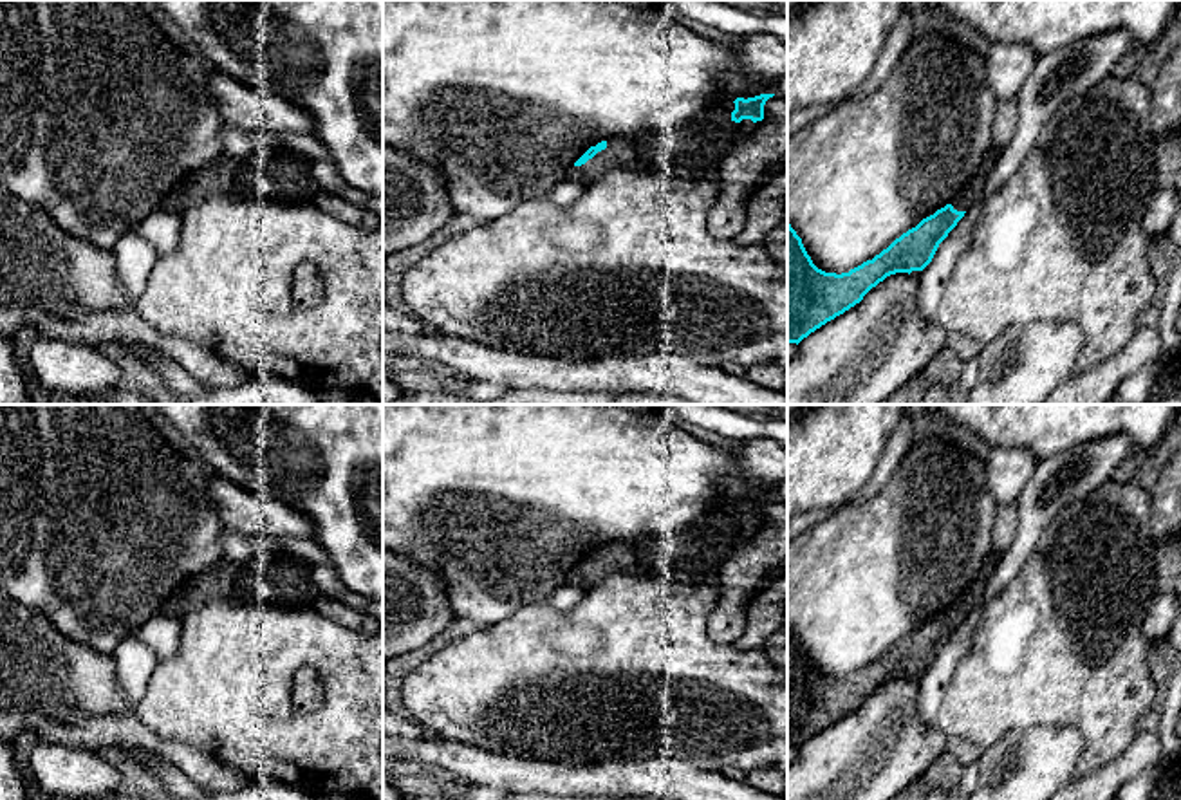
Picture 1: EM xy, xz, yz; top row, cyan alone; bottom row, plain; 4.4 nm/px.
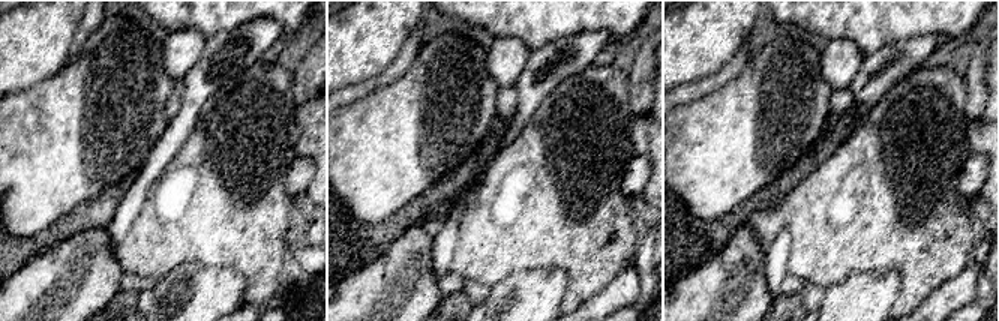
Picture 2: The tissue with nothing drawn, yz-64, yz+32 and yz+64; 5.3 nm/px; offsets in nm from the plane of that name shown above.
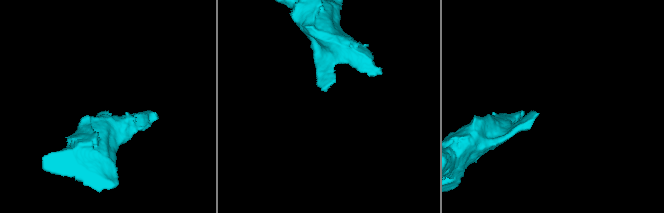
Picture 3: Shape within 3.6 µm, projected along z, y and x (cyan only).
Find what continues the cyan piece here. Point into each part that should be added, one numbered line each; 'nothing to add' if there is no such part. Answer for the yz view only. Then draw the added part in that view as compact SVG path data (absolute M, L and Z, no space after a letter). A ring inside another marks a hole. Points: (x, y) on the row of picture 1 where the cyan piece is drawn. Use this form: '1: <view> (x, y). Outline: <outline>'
1: yz (967, 197). Outline: M993 143L990 152L986 153L977 175L968 182L968 186L950 202L957 211L968 211L975 199L981 195L984 182L988 179L990 170L1000 155L1000 146Z

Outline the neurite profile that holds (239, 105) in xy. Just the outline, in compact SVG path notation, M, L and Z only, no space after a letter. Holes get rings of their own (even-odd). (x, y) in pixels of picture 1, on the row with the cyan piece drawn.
M215 69L208 78L208 87L226 125L260 134L314 134L312 117L284 98L258 92Z

